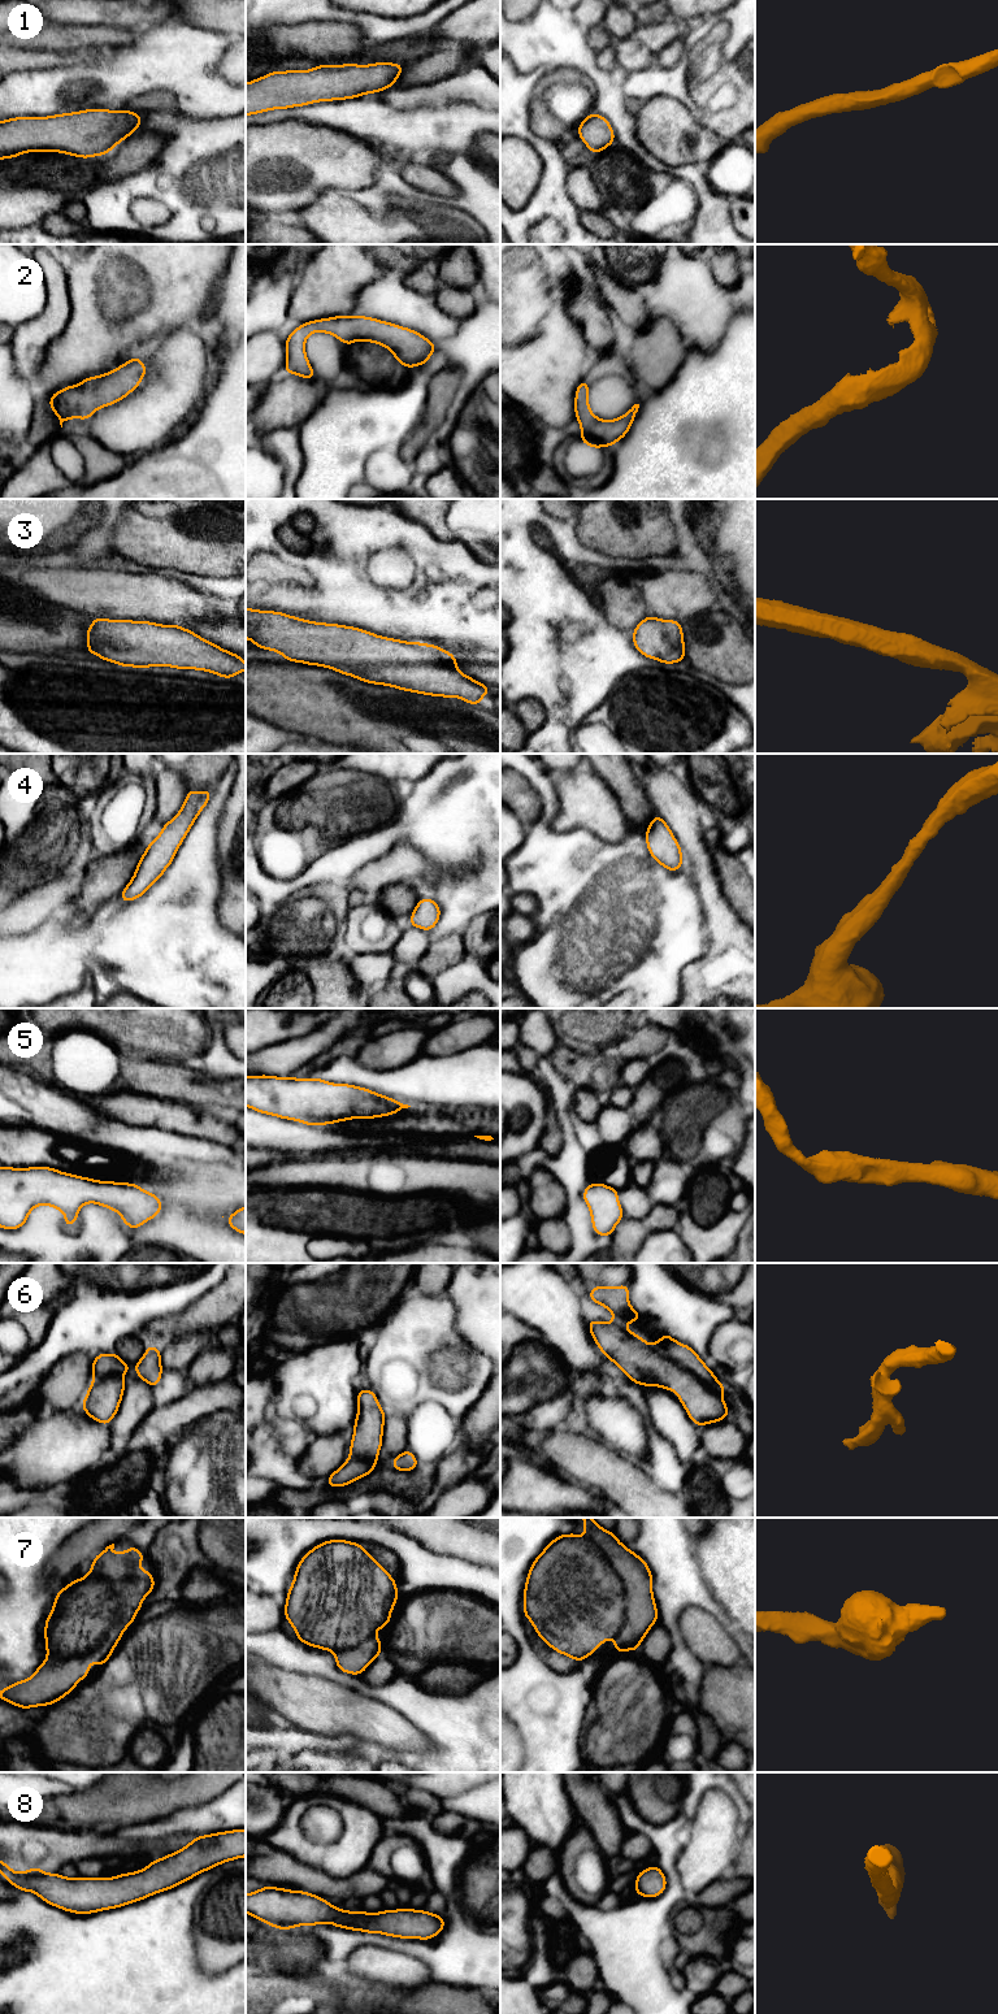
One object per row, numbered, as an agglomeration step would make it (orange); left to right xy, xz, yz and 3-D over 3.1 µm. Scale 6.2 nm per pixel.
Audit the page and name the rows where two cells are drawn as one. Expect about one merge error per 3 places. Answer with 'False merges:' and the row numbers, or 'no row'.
False merges: 6

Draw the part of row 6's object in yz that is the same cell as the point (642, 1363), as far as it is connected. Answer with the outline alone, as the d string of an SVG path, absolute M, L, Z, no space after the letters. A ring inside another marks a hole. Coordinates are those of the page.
M616 1320L587 1323L600 1351L621 1368L630 1381L673 1390L698 1427L721 1421L729 1415L720 1394L621 1323Z

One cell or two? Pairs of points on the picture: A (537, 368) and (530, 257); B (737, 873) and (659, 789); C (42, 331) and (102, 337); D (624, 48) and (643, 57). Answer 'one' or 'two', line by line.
A: one
B: two
C: two
D: one

